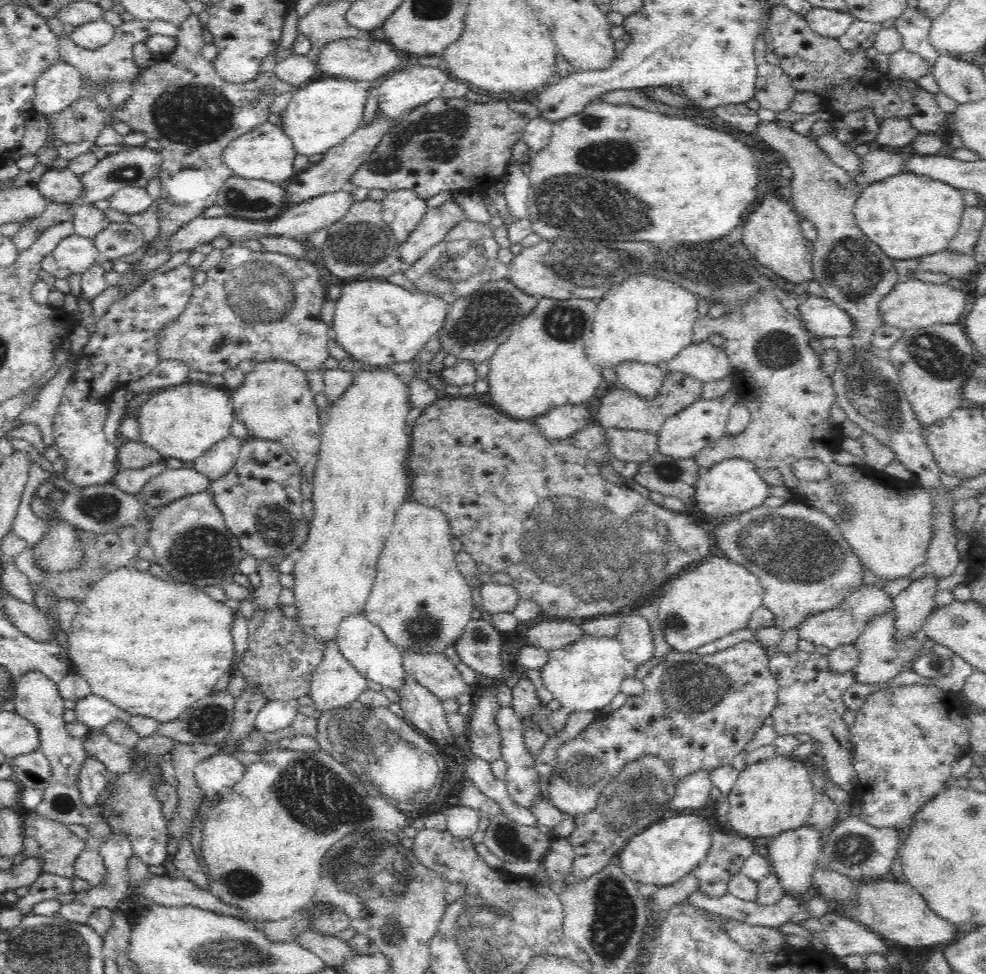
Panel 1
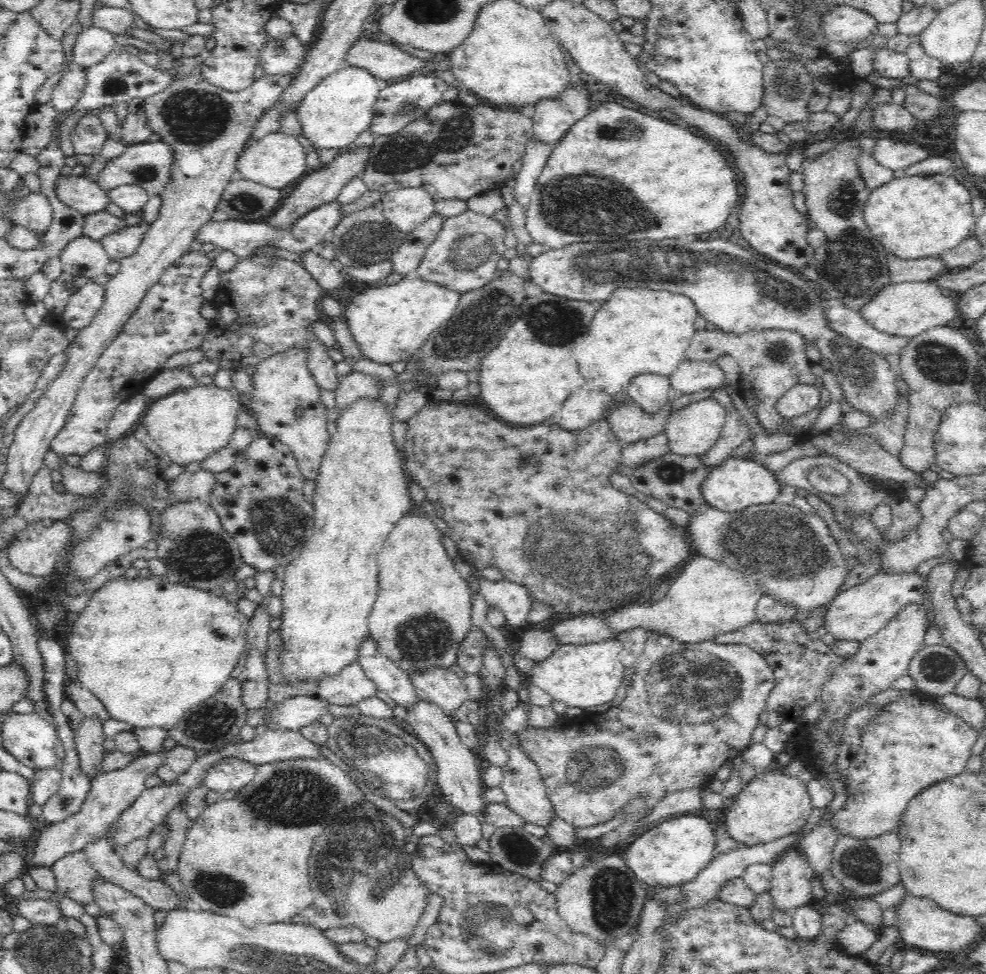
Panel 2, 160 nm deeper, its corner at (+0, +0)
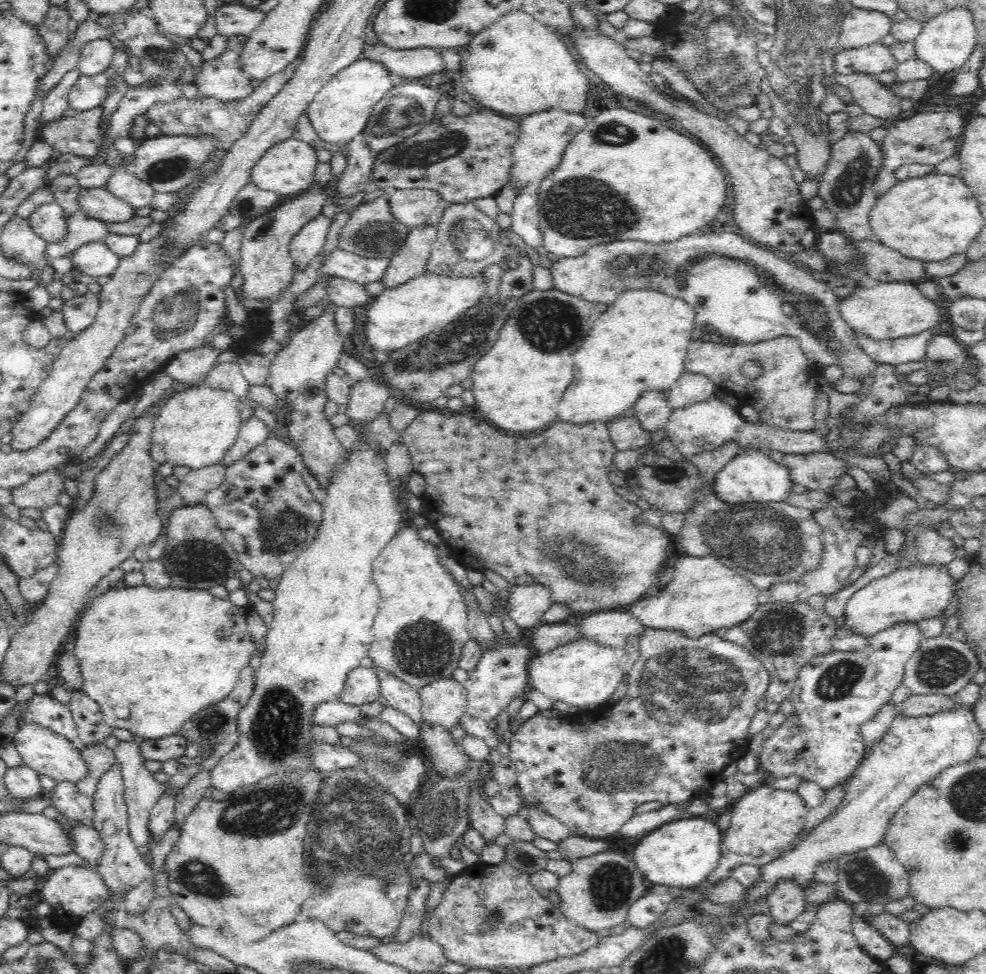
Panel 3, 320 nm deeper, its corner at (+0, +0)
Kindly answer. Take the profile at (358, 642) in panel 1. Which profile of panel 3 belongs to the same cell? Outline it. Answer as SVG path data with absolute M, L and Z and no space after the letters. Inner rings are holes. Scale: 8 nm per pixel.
M369 664L380 679L381 696L384 697L391 708L399 710L409 716L416 724L420 724L422 716L421 697L419 690L408 685L397 676L390 675L376 665Z

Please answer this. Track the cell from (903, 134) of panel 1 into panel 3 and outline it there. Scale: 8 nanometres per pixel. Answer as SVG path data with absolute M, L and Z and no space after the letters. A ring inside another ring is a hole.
M853 72L844 76L835 73L834 82L846 86L865 113L878 118L890 118L902 113L901 98L881 83L878 77L863 72Z

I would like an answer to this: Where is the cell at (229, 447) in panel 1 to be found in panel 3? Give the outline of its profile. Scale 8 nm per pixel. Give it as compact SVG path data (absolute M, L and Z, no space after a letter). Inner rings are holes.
M256 415L251 417L250 420L244 421L241 425L236 442L228 449L226 456L220 460L222 465L230 466L238 462L248 452L252 452L253 448L260 446L262 442L266 442L270 435L268 426Z

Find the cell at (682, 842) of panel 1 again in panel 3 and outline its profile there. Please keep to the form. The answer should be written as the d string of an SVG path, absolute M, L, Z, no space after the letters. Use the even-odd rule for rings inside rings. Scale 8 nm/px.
M701 816L678 818L644 835L635 847L632 858L643 877L660 889L698 887L718 868L723 835L716 824Z

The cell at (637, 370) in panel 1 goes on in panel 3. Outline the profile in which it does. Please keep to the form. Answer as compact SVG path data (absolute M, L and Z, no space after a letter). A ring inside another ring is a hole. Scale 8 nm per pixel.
M648 390L633 406L642 429L646 429L650 434L662 431L668 425L673 408L670 408L666 394L661 390Z

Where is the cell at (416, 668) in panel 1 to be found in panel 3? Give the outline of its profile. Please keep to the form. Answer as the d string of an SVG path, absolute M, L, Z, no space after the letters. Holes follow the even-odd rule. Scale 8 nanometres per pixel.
M440 678L419 690L423 722L439 724L452 730L464 717L467 708L467 691L453 678Z

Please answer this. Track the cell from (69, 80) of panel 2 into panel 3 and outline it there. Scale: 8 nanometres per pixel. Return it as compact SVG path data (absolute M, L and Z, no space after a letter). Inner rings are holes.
M106 72L94 76L80 75L70 97L70 106L76 112L87 111L92 108L100 107L108 98L108 86L110 79Z

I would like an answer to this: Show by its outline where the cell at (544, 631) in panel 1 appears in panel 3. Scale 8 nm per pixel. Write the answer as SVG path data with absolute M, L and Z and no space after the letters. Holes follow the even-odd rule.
M628 608L594 612L592 615L587 615L586 619L578 621L578 626L582 630L583 638L592 640L598 644L603 644L609 648L620 649L625 647L625 643L630 636L642 635L646 630L644 625L634 619L634 616L630 615Z

